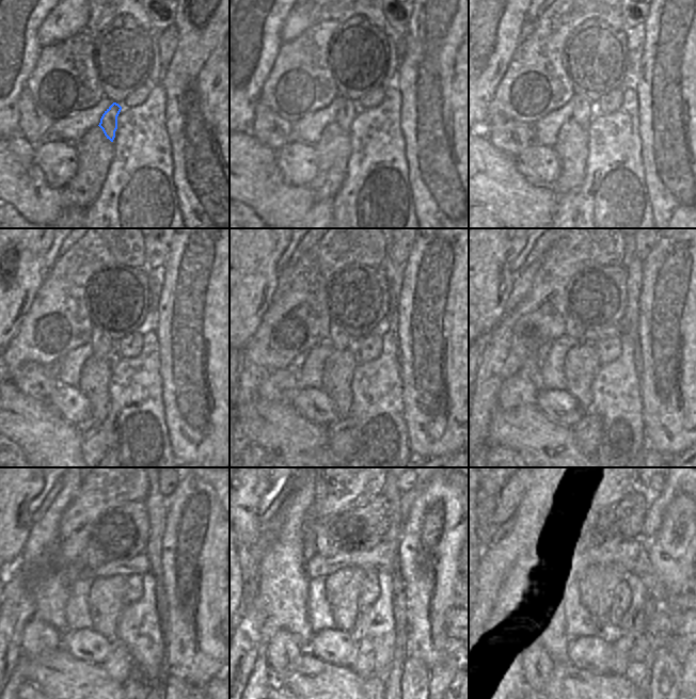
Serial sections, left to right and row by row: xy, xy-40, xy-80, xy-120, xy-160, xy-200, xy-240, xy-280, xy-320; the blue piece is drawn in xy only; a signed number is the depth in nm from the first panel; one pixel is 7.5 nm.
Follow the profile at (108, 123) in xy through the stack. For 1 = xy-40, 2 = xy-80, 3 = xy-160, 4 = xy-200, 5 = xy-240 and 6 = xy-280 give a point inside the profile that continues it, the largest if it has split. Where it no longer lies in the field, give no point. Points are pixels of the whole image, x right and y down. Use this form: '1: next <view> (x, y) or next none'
1: next xy-40 (348, 110)
2: next xy-80 (584, 110)
3: next xy-160 (339, 339)
4: next xy-200 (575, 331)
5: next xy-240 (93, 562)
6: next xy-280 (325, 545)

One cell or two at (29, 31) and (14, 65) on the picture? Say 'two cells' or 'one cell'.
one cell

